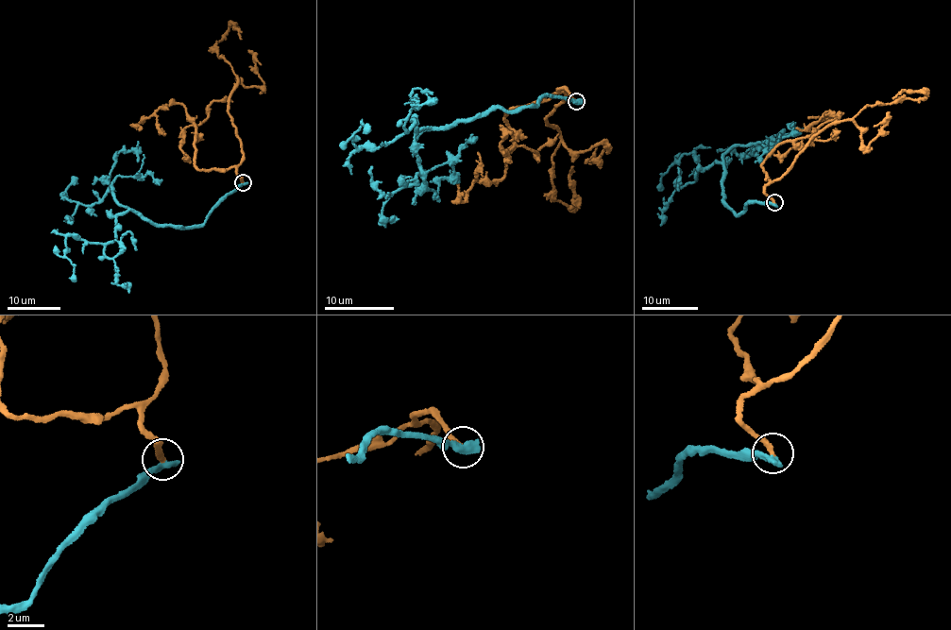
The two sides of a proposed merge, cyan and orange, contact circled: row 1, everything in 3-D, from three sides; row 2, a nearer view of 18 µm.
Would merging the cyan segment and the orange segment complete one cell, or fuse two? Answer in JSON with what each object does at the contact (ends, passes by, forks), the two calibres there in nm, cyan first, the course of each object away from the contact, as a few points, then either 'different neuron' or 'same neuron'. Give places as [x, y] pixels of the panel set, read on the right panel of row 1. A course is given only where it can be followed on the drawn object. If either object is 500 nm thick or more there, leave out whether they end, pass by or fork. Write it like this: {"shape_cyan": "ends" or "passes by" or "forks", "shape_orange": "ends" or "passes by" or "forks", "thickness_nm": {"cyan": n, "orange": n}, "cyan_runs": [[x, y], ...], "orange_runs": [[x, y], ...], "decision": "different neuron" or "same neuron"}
{"thickness_nm": {"cyan": 550, "orange": 320}, "cyan_runs": [[773, 203], [750, 201], [738, 214], [722, 201], [722, 164], [696, 178], [691, 152], [669, 166], [662, 190]], "orange_runs": [[773, 202], [765, 187], [818, 131], [865, 107], [917, 100], [924, 93], [891, 97]], "decision": "same neuron"}

